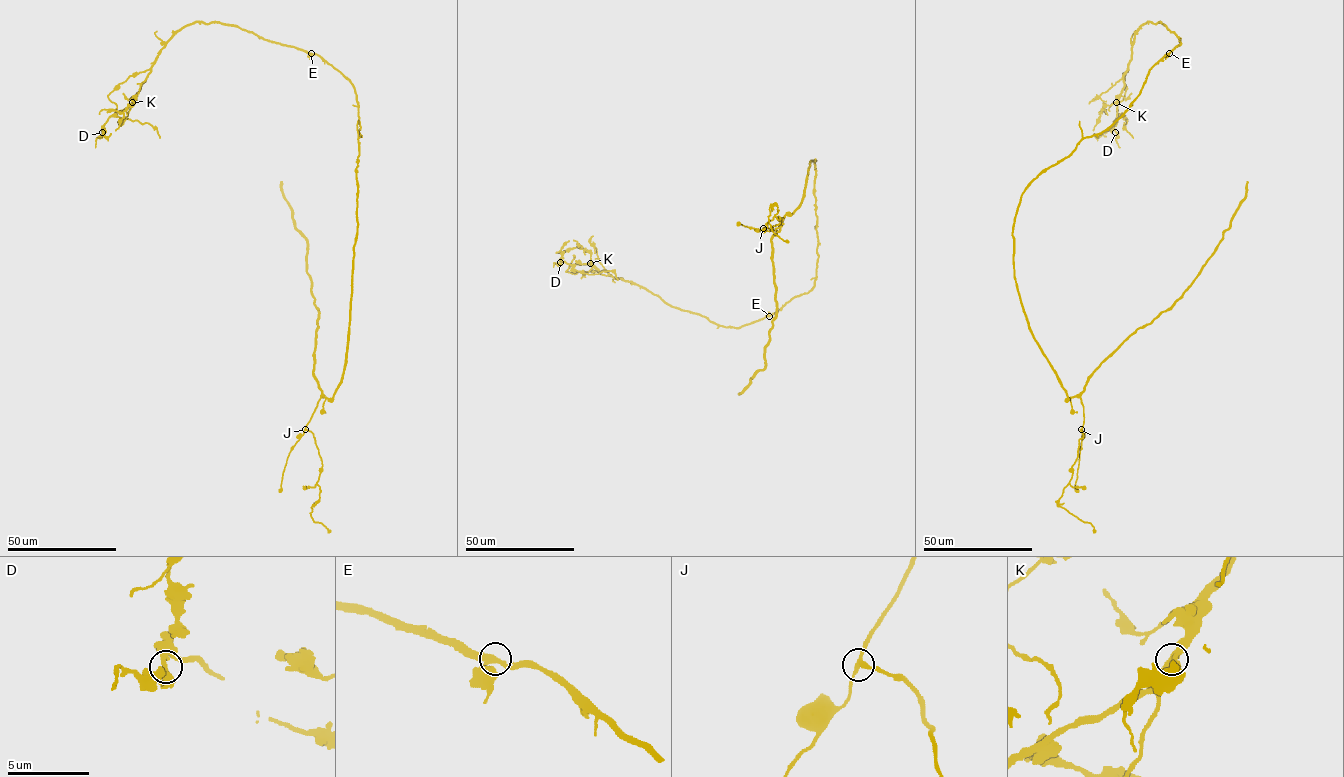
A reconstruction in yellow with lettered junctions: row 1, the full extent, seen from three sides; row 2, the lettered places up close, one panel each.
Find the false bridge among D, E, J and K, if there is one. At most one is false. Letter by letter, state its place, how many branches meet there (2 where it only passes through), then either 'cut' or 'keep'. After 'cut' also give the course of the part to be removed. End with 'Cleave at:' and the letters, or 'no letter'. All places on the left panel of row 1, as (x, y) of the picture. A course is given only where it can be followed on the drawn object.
D: place (102, 132); branches 3; keep
E: place (311, 53); branches 3; keep
J: place (305, 429); branches 3; keep
K: place (132, 102); branches 3; keep
Cleave at: no letter

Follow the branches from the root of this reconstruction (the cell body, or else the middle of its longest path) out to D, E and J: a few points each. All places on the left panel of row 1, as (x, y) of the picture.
D: (357, 181), (360, 122), (352, 83), (318, 55), (218, 22), (180, 29), (135, 100), (109, 117), (102, 132)
E: (357, 181), (360, 122), (354, 89), (338, 71), (318, 55), (311, 53)
J: (357, 181), (357, 230), (346, 362), (333, 397), (320, 399), (305, 429)

